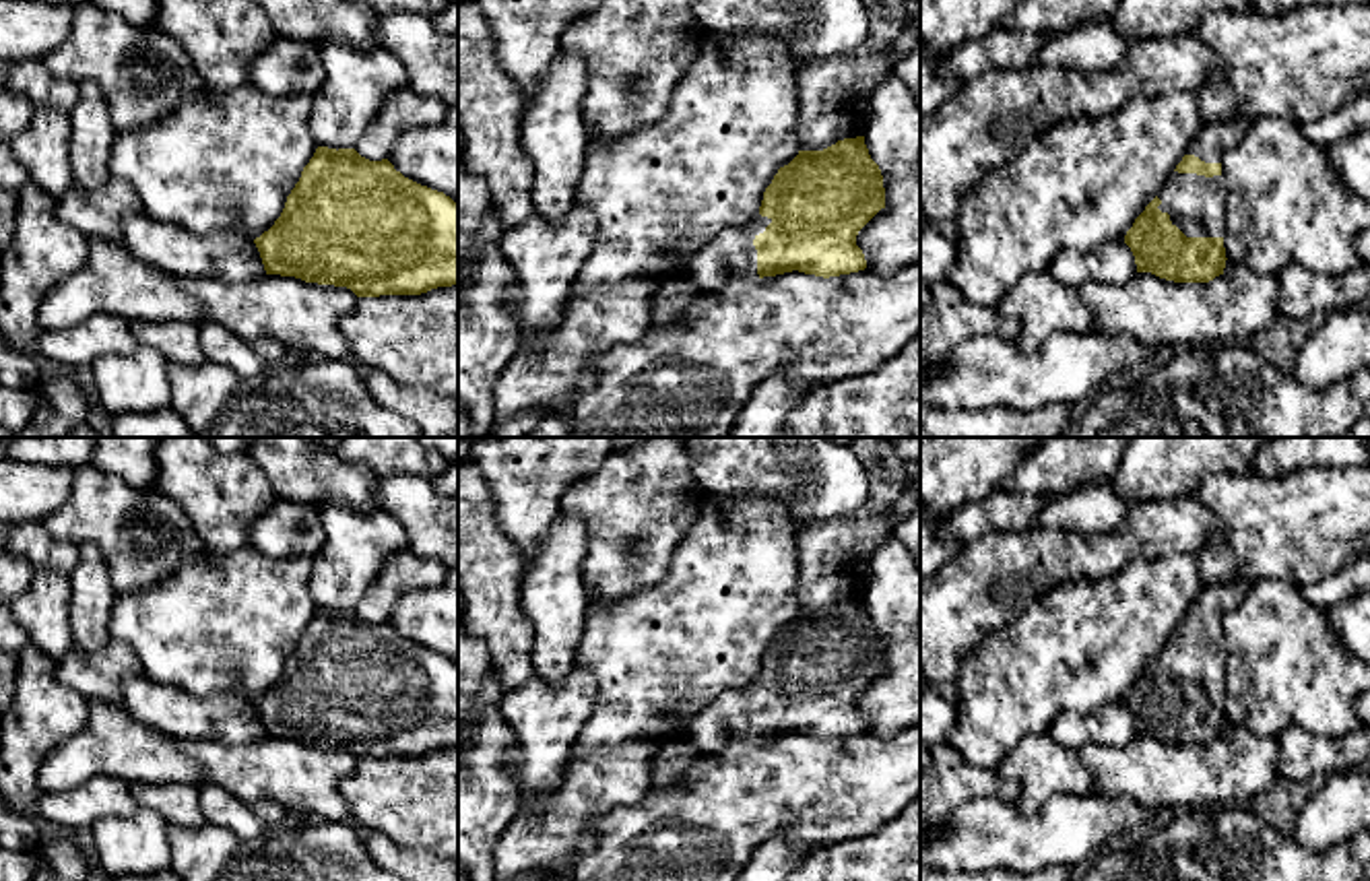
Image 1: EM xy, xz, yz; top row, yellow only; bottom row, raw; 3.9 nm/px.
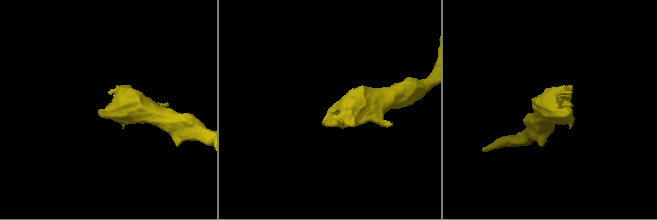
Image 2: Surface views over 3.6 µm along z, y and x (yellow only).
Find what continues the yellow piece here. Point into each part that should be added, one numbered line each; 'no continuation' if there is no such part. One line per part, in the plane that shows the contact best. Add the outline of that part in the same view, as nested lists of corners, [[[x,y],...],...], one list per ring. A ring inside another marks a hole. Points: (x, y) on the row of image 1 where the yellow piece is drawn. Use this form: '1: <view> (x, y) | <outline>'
1: yz (1197, 205) | [[[1172,171],[1160,196],[1162,213],[1170,215],[1186,237],[1226,235],[1226,186],[1221,175]]]

